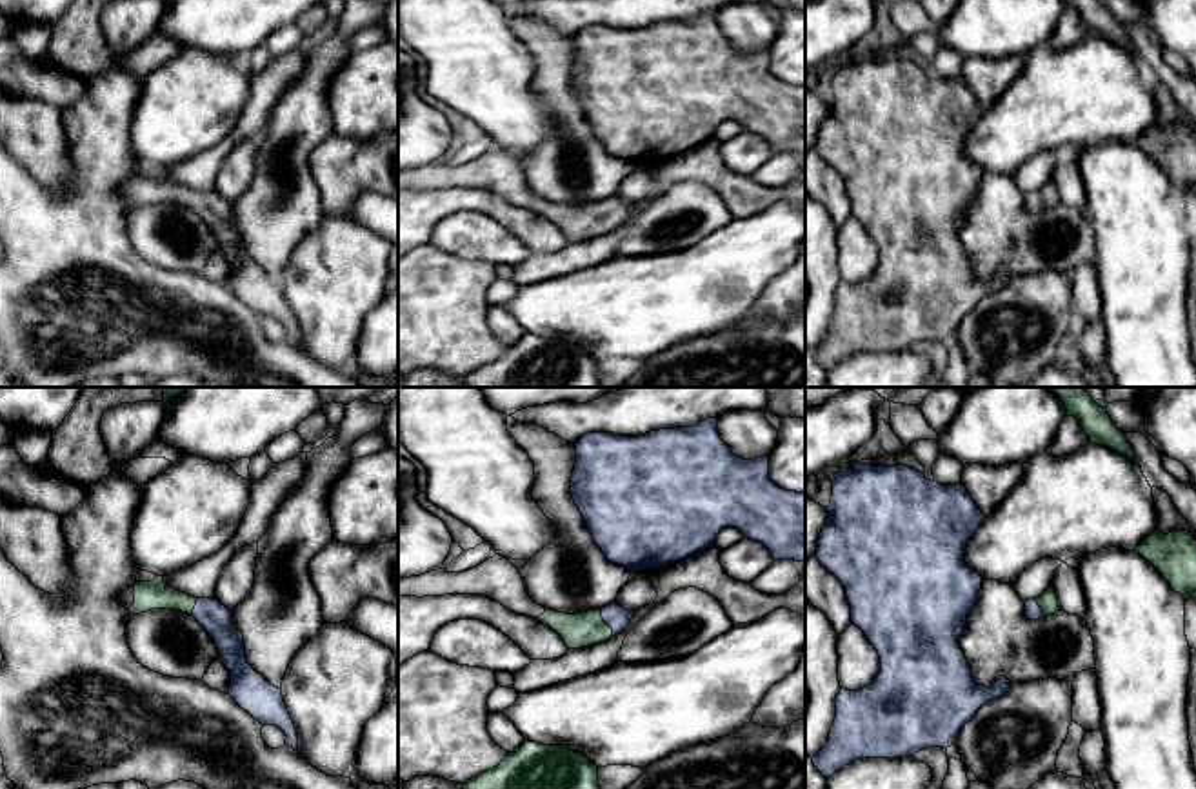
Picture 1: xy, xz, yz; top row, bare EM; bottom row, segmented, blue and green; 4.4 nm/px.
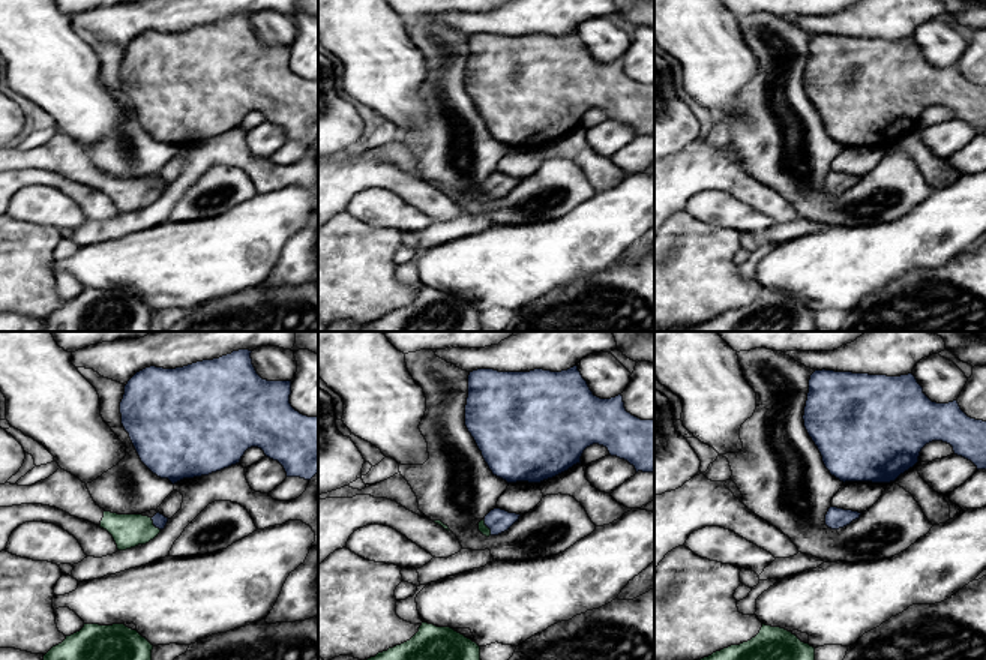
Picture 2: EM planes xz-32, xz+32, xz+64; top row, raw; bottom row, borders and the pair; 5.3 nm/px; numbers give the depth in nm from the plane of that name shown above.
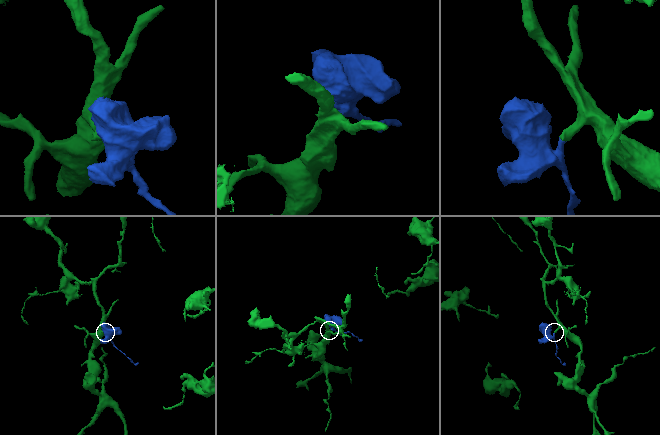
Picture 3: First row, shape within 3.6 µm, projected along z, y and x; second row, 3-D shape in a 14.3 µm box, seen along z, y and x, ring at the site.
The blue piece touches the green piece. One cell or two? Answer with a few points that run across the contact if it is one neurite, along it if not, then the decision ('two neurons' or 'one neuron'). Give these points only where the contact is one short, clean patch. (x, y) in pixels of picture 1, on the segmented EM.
line xz (615, 617), (604, 620), (582, 629); one neuron

